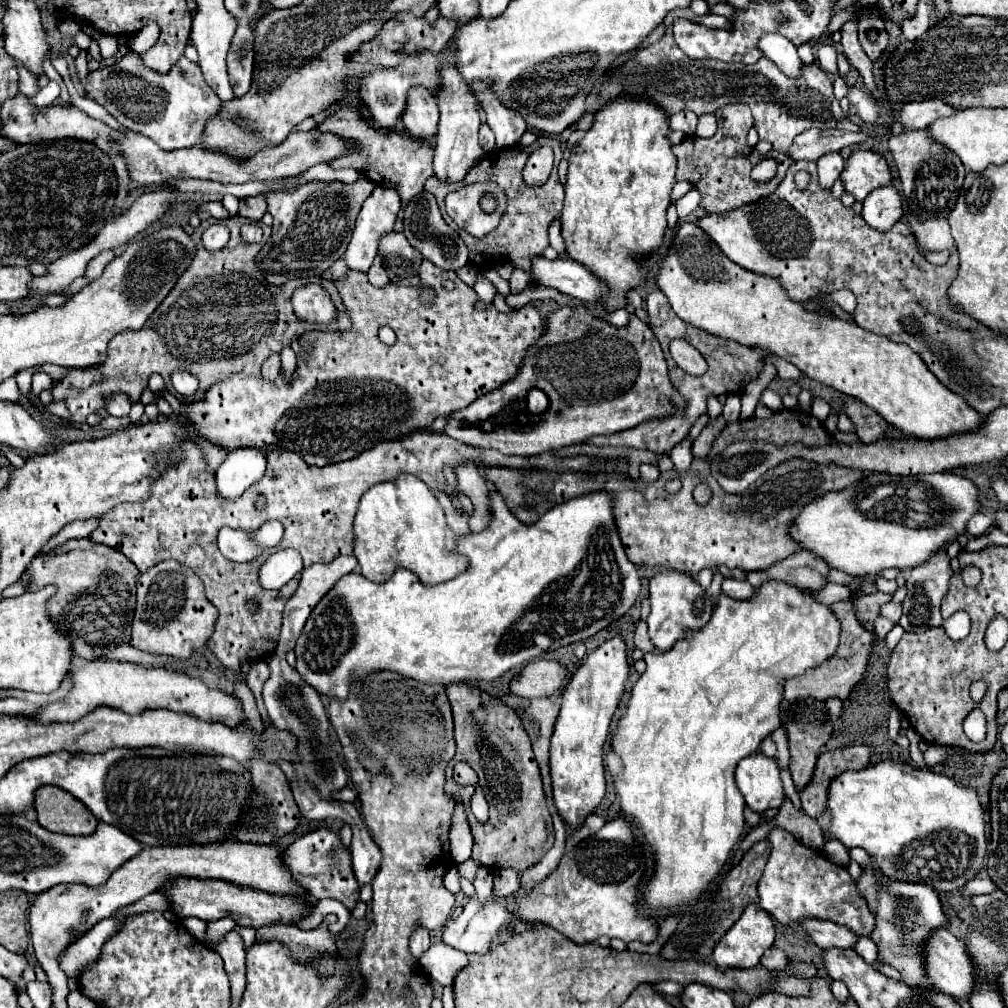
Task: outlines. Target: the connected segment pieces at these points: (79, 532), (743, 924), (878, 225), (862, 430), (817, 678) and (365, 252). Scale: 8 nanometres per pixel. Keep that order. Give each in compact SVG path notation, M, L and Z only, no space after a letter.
M88 518L88 520L78 520L78 522L72 522L72 524L64 526L64 530L60 530L60 534L50 538L50 542L48 542L48 546L44 546L44 550L54 550L56 546L64 544L70 538L86 538L86 536L90 536L96 530L98 522L100 522L100 518Z
M758 904L746 906L740 920L716 944L712 958L718 966L744 966L758 964L764 950L774 942L774 922L768 912Z
M882 186L872 190L864 200L862 218L876 230L890 230L902 216L902 202L894 186Z
M850 398L846 402L846 414L854 424L856 434L860 436L862 442L876 442L884 436L888 436L888 424L868 406L864 406L862 402L858 402L856 398Z
M836 602L832 604L832 610L836 610L836 616L840 618L840 624L842 624L842 634L840 634L840 646L838 646L838 652L828 658L828 662L824 662L824 666L816 668L816 670L808 670L808 674L800 676L800 678L792 678L784 684L784 700L786 702L800 702L800 700L818 700L818 702L826 702L828 698L848 698L850 690L854 688L854 684L862 678L864 674L864 668L866 668L866 660L868 660L868 654L870 654L870 648L872 648L872 632L864 630L860 626L860 622L856 620L854 616L854 608L852 608L852 602Z
M376 186L372 190L362 204L354 236L346 250L346 264L350 270L368 272L376 256L376 242L380 240L380 234L386 234L394 228L398 210L400 198L396 190L384 186Z

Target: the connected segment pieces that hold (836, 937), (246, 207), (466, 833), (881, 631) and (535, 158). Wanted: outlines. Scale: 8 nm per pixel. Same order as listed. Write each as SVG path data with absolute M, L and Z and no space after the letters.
M804 916L800 924L810 934L812 942L820 948L852 948L856 942L856 934L852 934L852 930L838 926L830 920Z
M254 196L254 198L242 198L240 200L238 216L260 220L264 216L264 212L266 212L266 200L264 200L264 196Z
M454 804L454 814L450 822L450 856L454 864L462 864L470 858L472 852L472 834L468 826L468 818L464 812L464 804Z
M879 615L874 623L874 631L878 638L880 638L880 640L884 640L886 638L887 633L894 626L895 624L892 621Z
M542 146L536 148L526 166L524 166L524 182L528 182L530 186L540 186L548 180L550 170L552 170L552 148L550 146Z

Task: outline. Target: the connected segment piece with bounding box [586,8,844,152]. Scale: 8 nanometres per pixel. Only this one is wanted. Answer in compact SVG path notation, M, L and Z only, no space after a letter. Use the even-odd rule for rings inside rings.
M690 8L676 9L664 19L666 34L640 50L636 58L624 62L622 68L614 70L610 78L598 80L590 98L586 100L586 112L600 110L610 98L620 94L648 96L658 102L668 114L680 112L684 108L702 114L712 114L716 108L722 108L730 102L748 104L754 116L754 128L758 130L760 140L768 140L774 150L788 152L792 140L808 128L836 128L836 122L844 118L838 100L832 94L832 82L818 64L804 64L798 78L786 76L778 66L772 66L770 60L760 58L756 64L724 64L724 62L696 62L682 54L674 42L673 22L678 18L693 20L695 16ZM730 92L734 92L730 96ZM762 96L774 96L772 100L762 100Z

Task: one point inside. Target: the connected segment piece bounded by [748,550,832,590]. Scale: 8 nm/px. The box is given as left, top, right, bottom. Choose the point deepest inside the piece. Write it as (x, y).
(804, 569)

